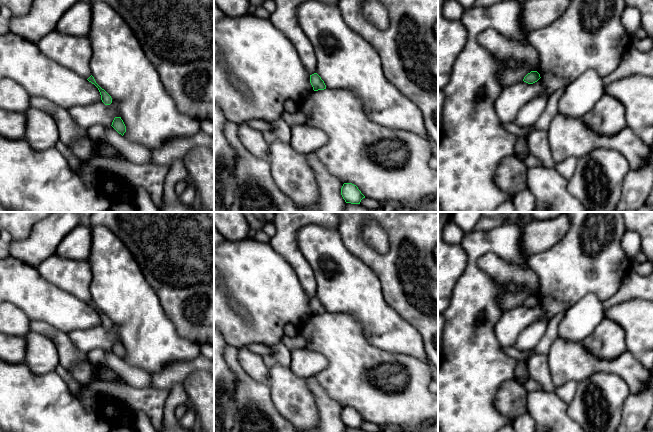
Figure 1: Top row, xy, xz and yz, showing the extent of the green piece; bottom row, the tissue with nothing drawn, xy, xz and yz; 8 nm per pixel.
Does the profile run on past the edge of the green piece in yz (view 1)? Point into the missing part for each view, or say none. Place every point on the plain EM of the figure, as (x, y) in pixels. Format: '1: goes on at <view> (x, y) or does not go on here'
1: does not go on here

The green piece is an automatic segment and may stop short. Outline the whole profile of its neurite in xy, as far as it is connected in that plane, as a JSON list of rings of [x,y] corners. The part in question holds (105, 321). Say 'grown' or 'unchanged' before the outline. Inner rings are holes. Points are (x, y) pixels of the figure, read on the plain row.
unchanged; [[[91,299],[88,303],[87,303],[89,306],[91,306],[92,308],[94,308],[99,316],[100,316],[100,319],[101,319],[101,324],[102,326],[105,328],[105,329],[110,329],[112,327],[112,322],[111,320],[104,314],[102,313],[95,305],[94,301]]]

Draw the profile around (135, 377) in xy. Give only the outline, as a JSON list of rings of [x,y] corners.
[[[108,350],[105,353],[105,366],[113,369],[117,374],[122,377],[126,384],[132,387],[152,387],[152,377],[150,373],[127,364],[112,350]]]

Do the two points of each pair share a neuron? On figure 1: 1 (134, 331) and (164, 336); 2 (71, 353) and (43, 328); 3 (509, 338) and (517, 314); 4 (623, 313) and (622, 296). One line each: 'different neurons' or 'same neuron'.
1: same neuron
2: same neuron
3: same neuron
4: different neurons

